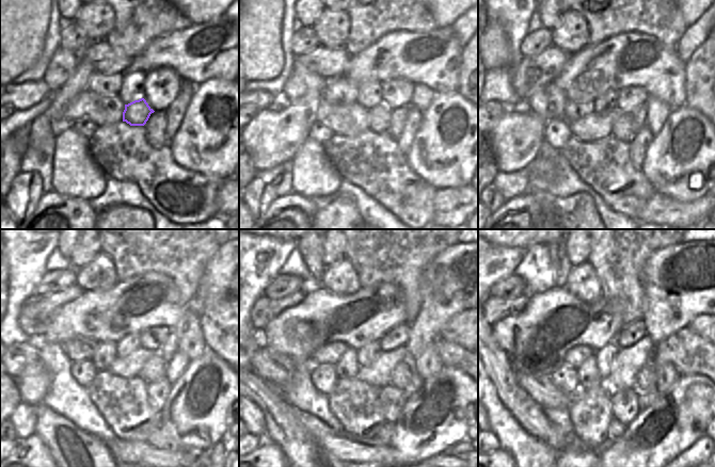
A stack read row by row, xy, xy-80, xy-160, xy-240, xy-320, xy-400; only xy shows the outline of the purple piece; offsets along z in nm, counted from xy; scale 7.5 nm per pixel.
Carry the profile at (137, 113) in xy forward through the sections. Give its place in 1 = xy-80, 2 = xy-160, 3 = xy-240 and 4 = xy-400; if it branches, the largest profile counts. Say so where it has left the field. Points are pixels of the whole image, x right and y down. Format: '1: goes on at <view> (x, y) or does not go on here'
1: goes on at xy-80 (378, 116)
2: goes on at xy-160 (623, 129)
3: goes on at xy-240 (154, 369)
4: goes on at xy-400 (646, 382)

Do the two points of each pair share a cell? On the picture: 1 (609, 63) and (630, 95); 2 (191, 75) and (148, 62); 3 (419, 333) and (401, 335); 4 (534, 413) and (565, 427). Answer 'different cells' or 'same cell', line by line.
1: different cells
2: same cell
3: different cells
4: different cells

